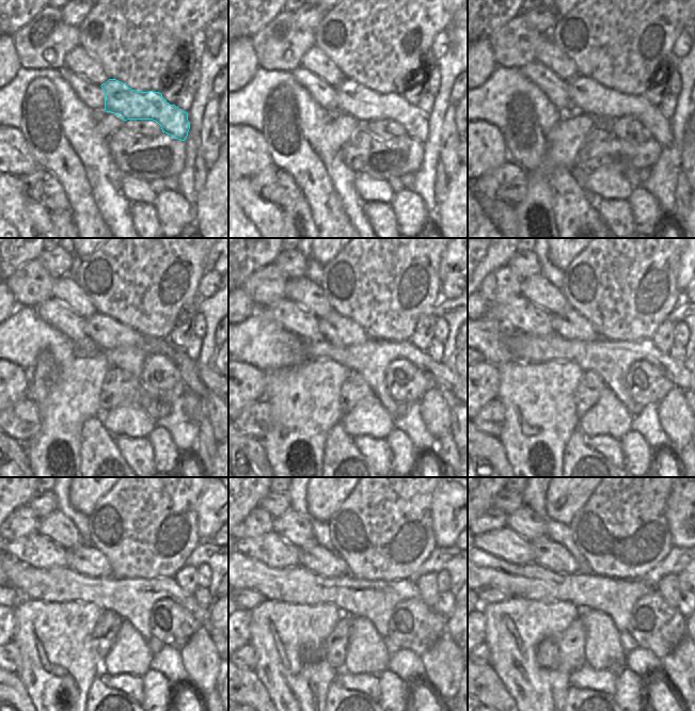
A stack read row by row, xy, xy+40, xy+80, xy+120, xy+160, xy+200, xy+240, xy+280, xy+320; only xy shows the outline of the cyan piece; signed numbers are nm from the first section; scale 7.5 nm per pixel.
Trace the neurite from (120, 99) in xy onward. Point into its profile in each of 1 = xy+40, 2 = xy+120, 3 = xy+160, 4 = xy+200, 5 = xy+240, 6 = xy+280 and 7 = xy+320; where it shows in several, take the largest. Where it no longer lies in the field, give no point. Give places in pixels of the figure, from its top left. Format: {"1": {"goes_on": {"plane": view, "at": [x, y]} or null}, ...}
{"1": {"goes_on": {"plane": "xy+40", "at": [365, 105]}}, "2": {"goes_on": {"plane": "xy+120", "at": [106, 333]}}, "3": {"goes_on": {"plane": "xy+160", "at": [338, 330]}}, "4": {"goes_on": {"plane": "xy+200", "at": [570, 325]}}, "5": {"goes_on": {"plane": "xy+240", "at": [85, 559]}}, "6": {"goes_on": {"plane": "xy+280", "at": [326, 563]}}, "7": {"goes_on": {"plane": "xy+320", "at": [547, 553]}}}

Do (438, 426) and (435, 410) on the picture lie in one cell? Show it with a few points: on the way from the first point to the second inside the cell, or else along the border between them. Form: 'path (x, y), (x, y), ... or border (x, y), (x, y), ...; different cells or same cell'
path (438, 422), (436, 414); same cell

